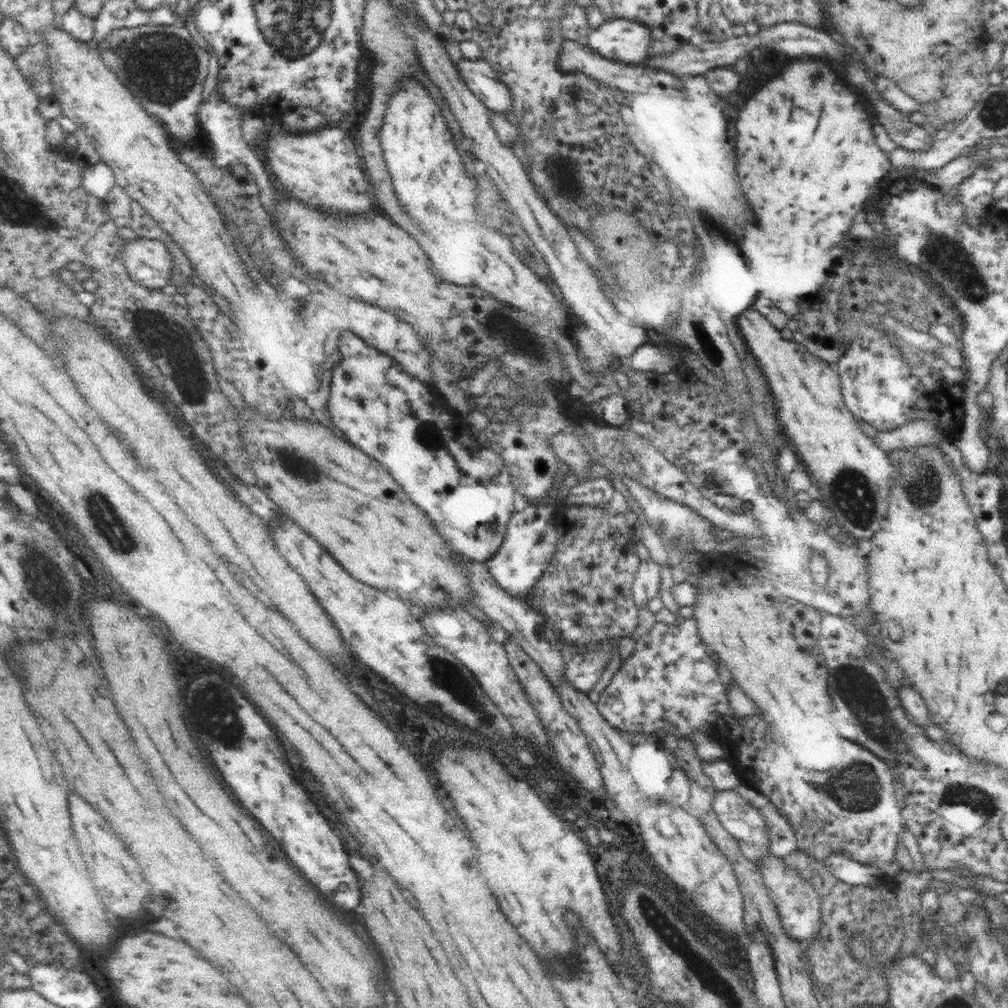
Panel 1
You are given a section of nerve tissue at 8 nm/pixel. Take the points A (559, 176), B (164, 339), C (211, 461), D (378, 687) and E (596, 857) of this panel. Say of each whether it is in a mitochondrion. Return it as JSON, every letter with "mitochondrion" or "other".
{"A":"mitochondrion","B":"mitochondrion","C":"other","D":"other","E":"other"}

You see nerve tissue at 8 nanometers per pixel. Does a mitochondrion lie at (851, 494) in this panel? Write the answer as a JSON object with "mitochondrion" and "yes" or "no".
{"mitochondrion":"yes"}

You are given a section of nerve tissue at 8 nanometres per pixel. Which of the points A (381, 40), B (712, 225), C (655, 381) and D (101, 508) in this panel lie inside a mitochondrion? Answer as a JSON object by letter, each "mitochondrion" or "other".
{"A":"other","B":"other","C":"other","D":"mitochondrion"}

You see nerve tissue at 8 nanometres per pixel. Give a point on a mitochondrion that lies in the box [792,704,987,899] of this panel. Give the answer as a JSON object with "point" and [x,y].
{"point":[864,790]}

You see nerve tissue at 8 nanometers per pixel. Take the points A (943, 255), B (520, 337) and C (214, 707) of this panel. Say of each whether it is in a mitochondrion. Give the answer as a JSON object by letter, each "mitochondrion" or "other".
{"A":"mitochondrion","B":"mitochondrion","C":"mitochondrion"}

